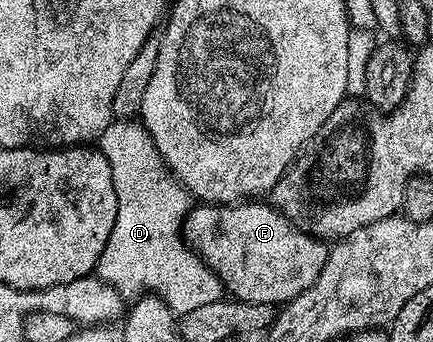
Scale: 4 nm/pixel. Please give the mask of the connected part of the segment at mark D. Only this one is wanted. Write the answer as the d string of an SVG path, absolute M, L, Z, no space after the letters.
M133 118L114 119L99 138L99 150L113 167L117 217L111 238L107 238L107 246L103 246L103 254L95 269L97 279L110 284L122 298L140 298L146 294L158 296L175 314L184 314L222 299L222 277L210 270L185 243L185 217L191 211L189 191L173 177L144 124Z

